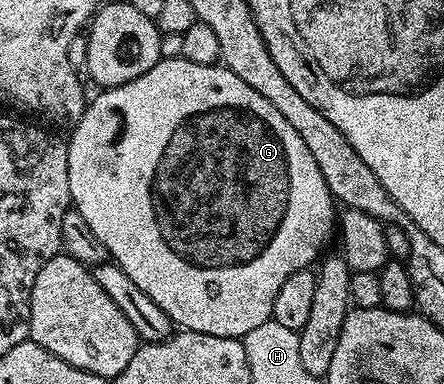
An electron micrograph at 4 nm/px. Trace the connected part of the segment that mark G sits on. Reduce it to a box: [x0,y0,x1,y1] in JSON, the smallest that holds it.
[68,57,336,338]

